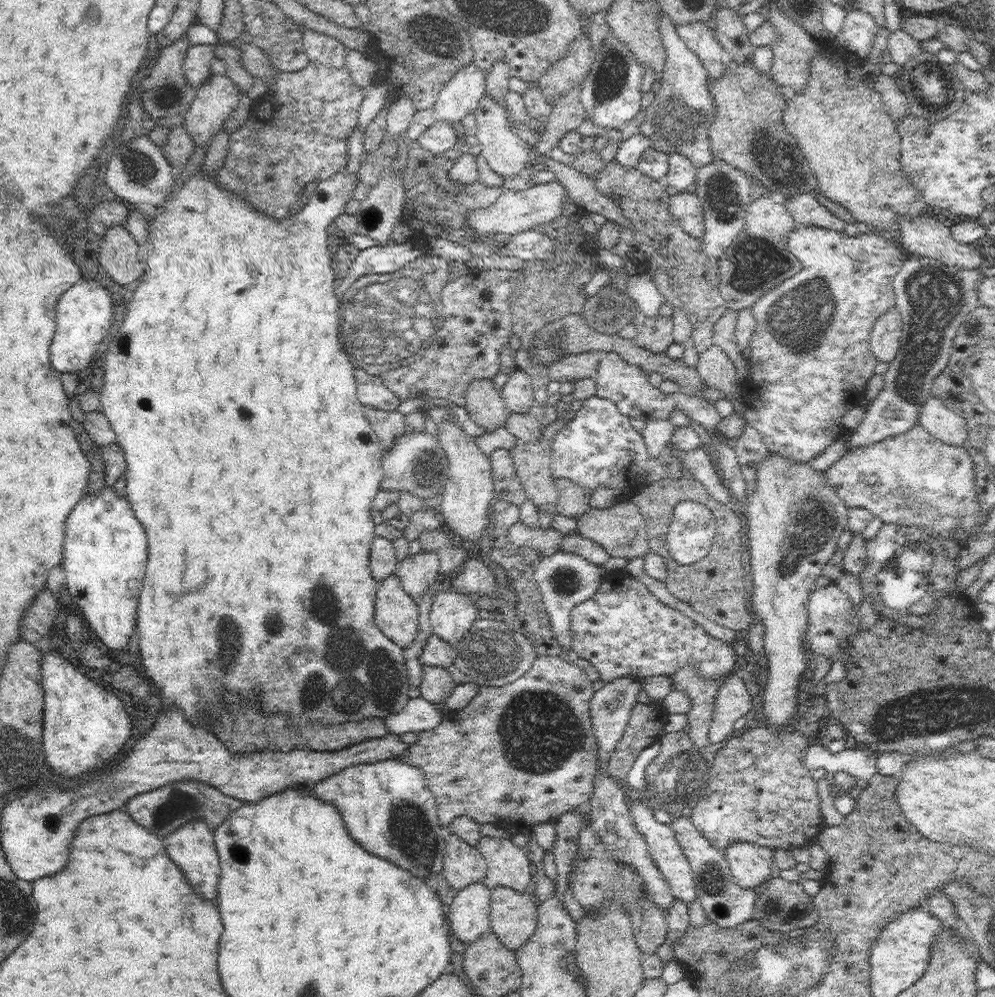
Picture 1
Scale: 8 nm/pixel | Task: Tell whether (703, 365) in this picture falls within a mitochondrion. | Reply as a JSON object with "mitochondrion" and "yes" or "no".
{"mitochondrion":"no"}

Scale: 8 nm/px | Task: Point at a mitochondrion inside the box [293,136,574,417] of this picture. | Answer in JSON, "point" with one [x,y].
{"point":[385,320]}

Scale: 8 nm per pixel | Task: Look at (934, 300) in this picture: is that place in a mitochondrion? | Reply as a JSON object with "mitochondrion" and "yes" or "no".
{"mitochondrion":"yes"}

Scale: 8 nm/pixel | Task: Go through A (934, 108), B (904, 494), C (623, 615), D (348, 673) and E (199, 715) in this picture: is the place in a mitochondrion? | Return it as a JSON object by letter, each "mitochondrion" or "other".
{"A":"mitochondrion","B":"mitochondrion","C":"other","D":"mitochondrion","E":"other"}

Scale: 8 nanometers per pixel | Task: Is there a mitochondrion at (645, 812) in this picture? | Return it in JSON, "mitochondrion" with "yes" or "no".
{"mitochondrion":"yes"}

